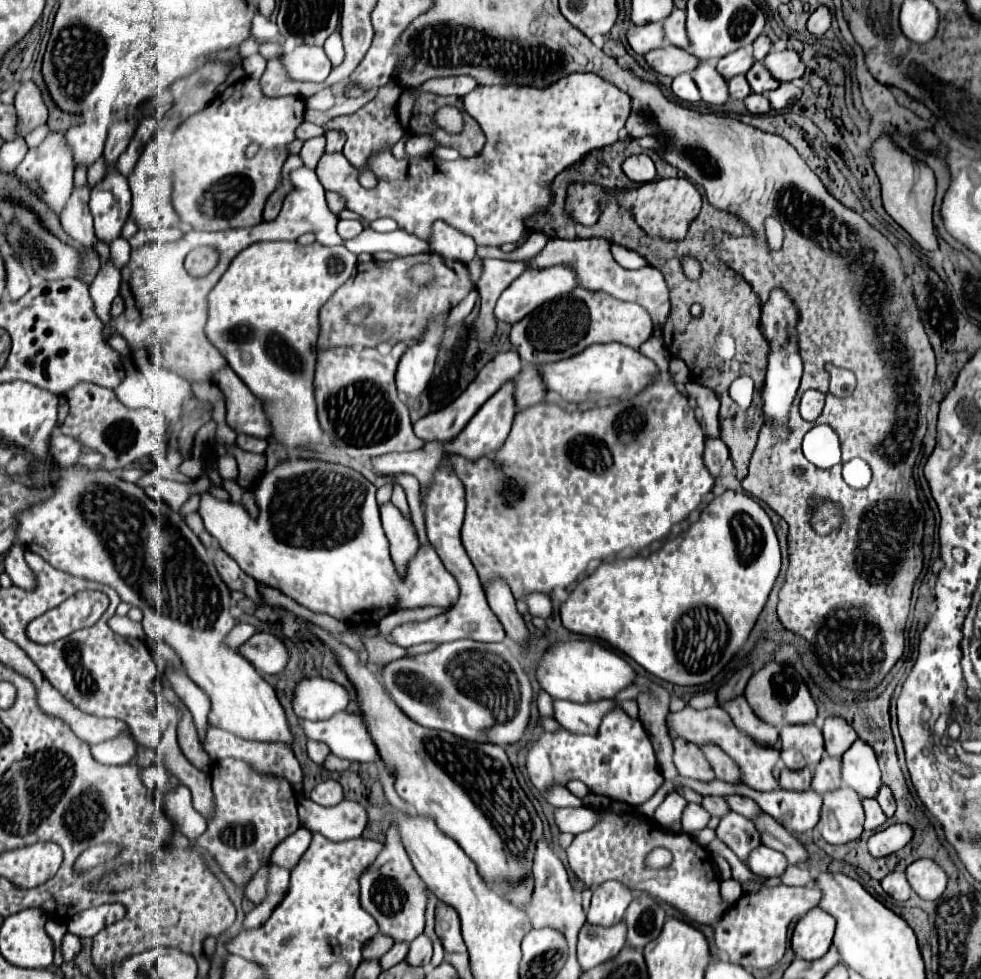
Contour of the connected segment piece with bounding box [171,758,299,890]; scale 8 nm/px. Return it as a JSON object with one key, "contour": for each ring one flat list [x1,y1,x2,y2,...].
{"contour":[[225,758,215,764,217,766,211,770,215,814,207,820,207,830,195,838,195,842,175,830,171,844,175,848,199,846,207,850,235,886,245,890,257,870,267,864,273,848,299,828,297,802,293,788,283,778,261,776,249,764,235,758]]}

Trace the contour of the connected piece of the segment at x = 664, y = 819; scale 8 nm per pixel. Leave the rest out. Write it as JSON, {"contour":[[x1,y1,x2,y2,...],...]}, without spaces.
{"contour":[[669,792,665,800,659,804,659,808,655,810,655,820,663,826,671,826,675,820,681,818,681,812,685,806,687,806,687,800,683,796,679,796,677,792]]}

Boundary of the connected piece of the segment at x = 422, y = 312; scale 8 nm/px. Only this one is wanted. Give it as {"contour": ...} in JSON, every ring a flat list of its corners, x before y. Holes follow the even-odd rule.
{"contour":[[425,252,415,256,397,258,391,262,371,260,361,264,357,272,337,289,331,300,321,308,321,334,319,334,319,350,337,348,337,346,351,346,351,348,365,348,377,346,379,342,415,342,427,328,427,322,457,306,469,292,473,290,465,264,443,260,439,254],[417,264,429,264,433,268,433,280,427,286,415,286,409,278,409,270],[367,306,369,312,359,324,351,324,347,316]]}

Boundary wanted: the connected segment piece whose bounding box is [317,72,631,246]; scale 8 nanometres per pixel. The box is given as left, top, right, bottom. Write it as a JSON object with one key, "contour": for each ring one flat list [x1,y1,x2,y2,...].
{"contour":[[575,72,563,76,547,88,477,86,473,92,463,96,463,104,487,136,481,154,471,158,439,160,433,156,437,144,431,136,411,136,405,144,405,150,409,154,407,160,397,160,389,148,371,154,371,158,367,160,367,168,377,176,377,186,373,190,365,190,359,186,359,170,349,164,349,160,341,152,325,152,321,156,317,164,319,182,325,190,333,190,345,196,347,208,357,212,359,216,367,220,389,216,399,224,399,230,415,234,425,242,431,240,431,226,435,220,443,220,455,230,471,236,477,246,501,246,503,242,519,242,521,236,527,232,523,220,529,218,535,210,541,212,543,206,551,202,551,180,561,170,581,160,587,152,613,144,619,138,619,130,625,126,625,120,631,112,631,98,611,82,591,72]]}

